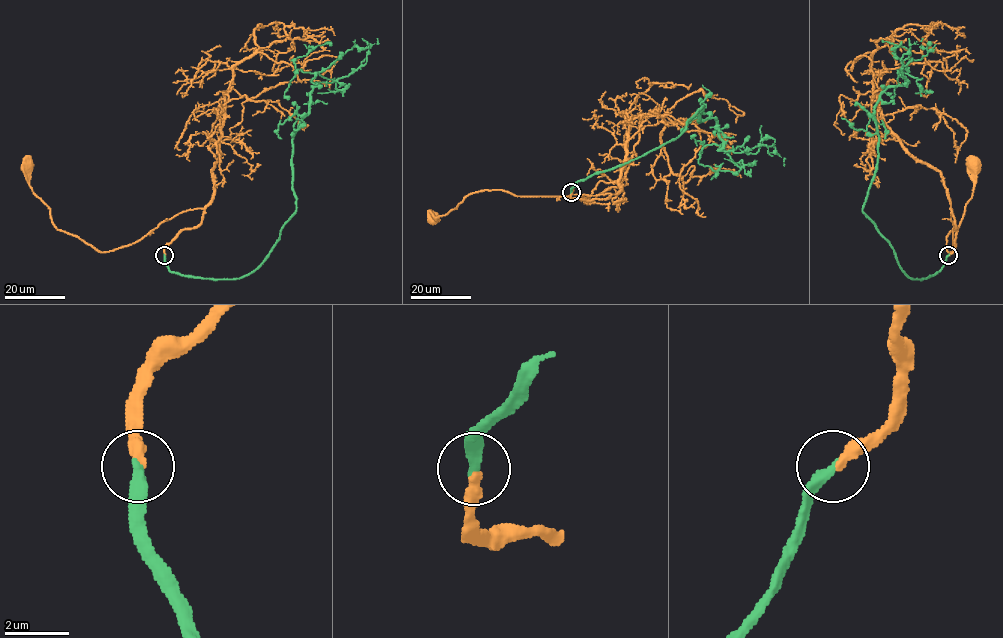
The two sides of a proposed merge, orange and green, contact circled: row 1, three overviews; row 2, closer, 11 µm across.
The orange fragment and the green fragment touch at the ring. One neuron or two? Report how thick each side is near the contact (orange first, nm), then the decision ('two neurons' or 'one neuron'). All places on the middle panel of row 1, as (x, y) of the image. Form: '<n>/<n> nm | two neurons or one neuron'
360/340 nm | one neuron

